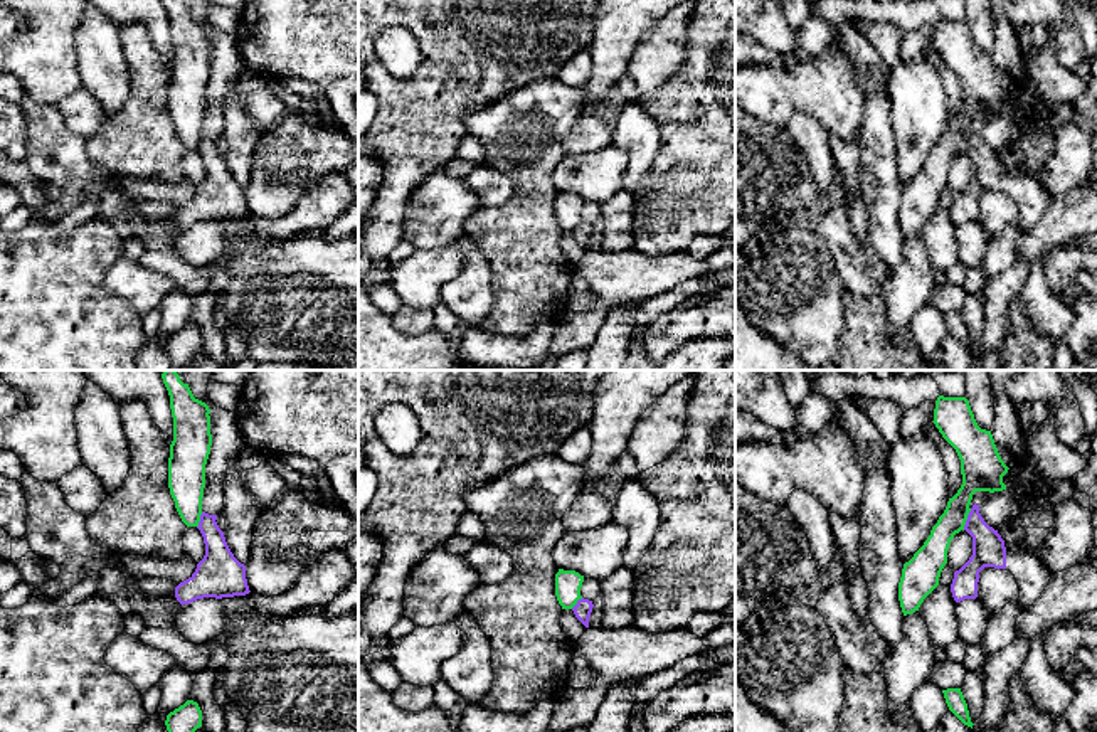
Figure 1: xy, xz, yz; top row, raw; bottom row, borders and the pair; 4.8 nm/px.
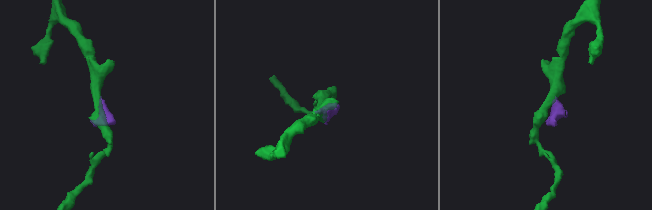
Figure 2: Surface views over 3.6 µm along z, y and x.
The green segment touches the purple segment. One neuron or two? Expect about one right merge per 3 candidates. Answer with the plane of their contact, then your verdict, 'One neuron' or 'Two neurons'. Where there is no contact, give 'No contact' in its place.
Touches green in yz. Two neurons

